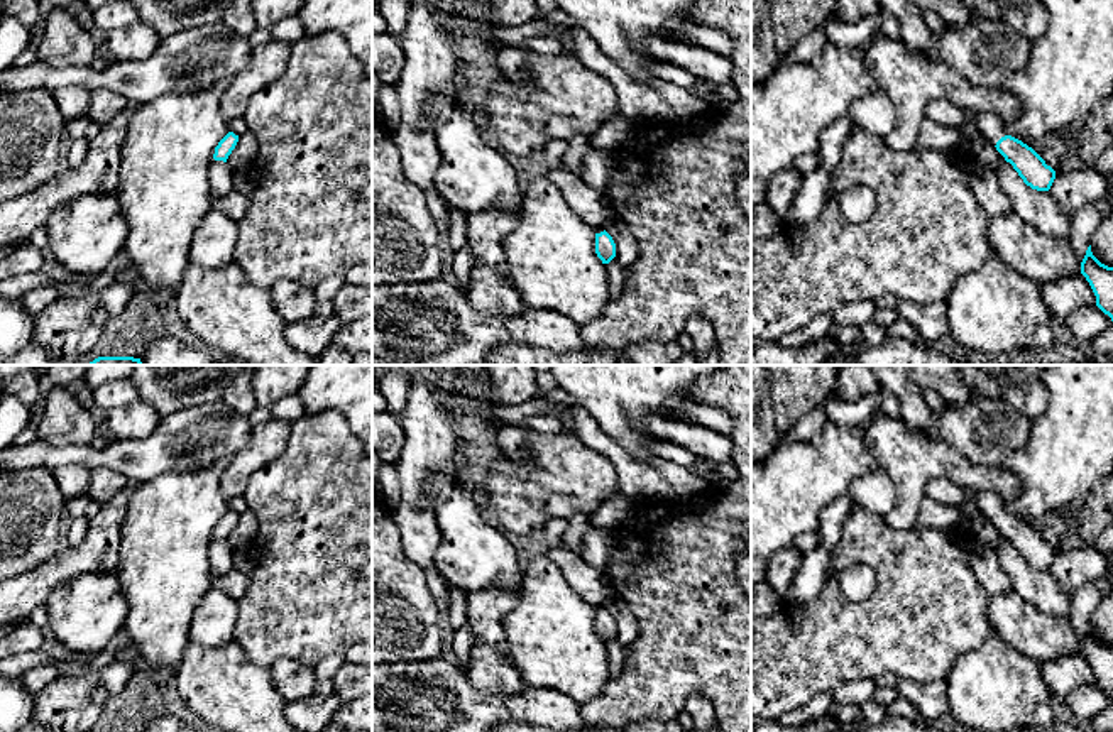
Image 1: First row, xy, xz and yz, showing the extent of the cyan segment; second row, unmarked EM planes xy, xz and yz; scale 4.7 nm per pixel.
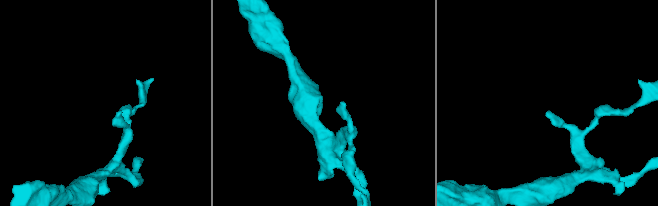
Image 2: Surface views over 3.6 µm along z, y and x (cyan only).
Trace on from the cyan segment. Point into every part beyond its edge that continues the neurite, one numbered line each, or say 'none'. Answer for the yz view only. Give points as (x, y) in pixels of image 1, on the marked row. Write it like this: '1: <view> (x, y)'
1: yz (992, 127)

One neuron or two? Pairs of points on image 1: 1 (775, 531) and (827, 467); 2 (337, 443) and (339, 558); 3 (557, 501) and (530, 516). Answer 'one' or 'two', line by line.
1: one
2: one
3: two

